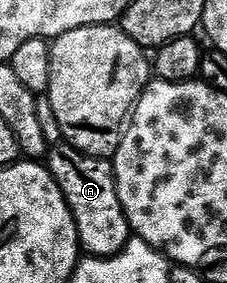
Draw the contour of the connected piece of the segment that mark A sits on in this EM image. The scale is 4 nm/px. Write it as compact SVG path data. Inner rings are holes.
M58 143L48 154L48 168L72 211L81 252L91 257L115 257L122 252L132 234L124 207L120 207L113 164L105 157L88 155L75 145Z

